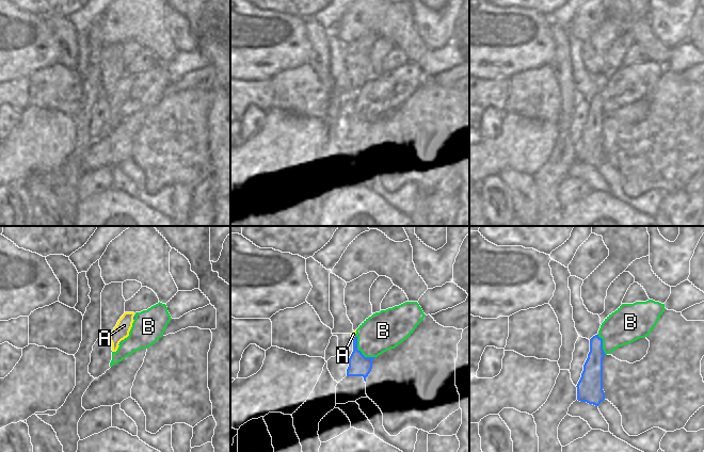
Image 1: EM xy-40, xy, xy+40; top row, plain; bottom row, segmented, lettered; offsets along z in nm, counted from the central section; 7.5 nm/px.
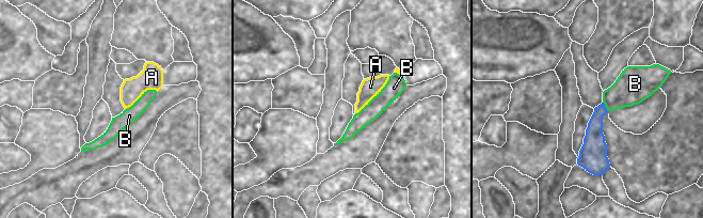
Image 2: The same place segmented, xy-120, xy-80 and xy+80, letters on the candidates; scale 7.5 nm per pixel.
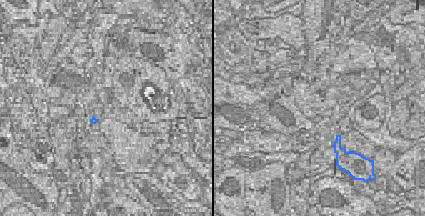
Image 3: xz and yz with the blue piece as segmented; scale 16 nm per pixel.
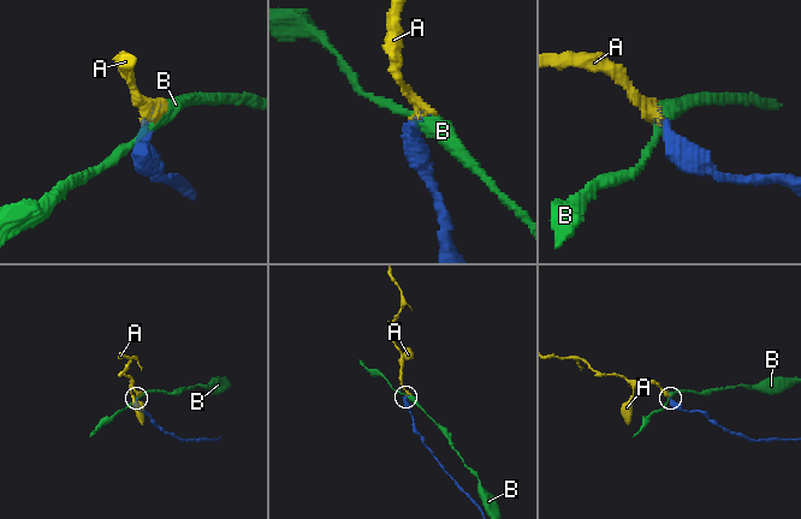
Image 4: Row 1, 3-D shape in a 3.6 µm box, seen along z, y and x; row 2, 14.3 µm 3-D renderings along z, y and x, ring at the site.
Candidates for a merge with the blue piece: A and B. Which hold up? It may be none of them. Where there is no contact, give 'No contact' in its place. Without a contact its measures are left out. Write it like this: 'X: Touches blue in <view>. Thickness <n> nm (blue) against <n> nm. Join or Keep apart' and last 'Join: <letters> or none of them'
A: Touches blue in xy-40. Thickness 20 nm (blue) against 120 nm. Join
B: Touches blue in xy. Thickness 160 nm (blue) against 300 nm. Keep apart
Join: A

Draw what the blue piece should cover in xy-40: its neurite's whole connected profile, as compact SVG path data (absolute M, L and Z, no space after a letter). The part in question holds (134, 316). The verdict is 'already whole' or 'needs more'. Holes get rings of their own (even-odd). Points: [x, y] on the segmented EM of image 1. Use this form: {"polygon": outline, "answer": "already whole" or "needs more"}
{"polygon": "M125 312L118 320L112 333L108 335L112 343L113 352L117 352L121 342L129 336L129 332L135 319L134 314L134 312Z", "answer": "needs more"}

